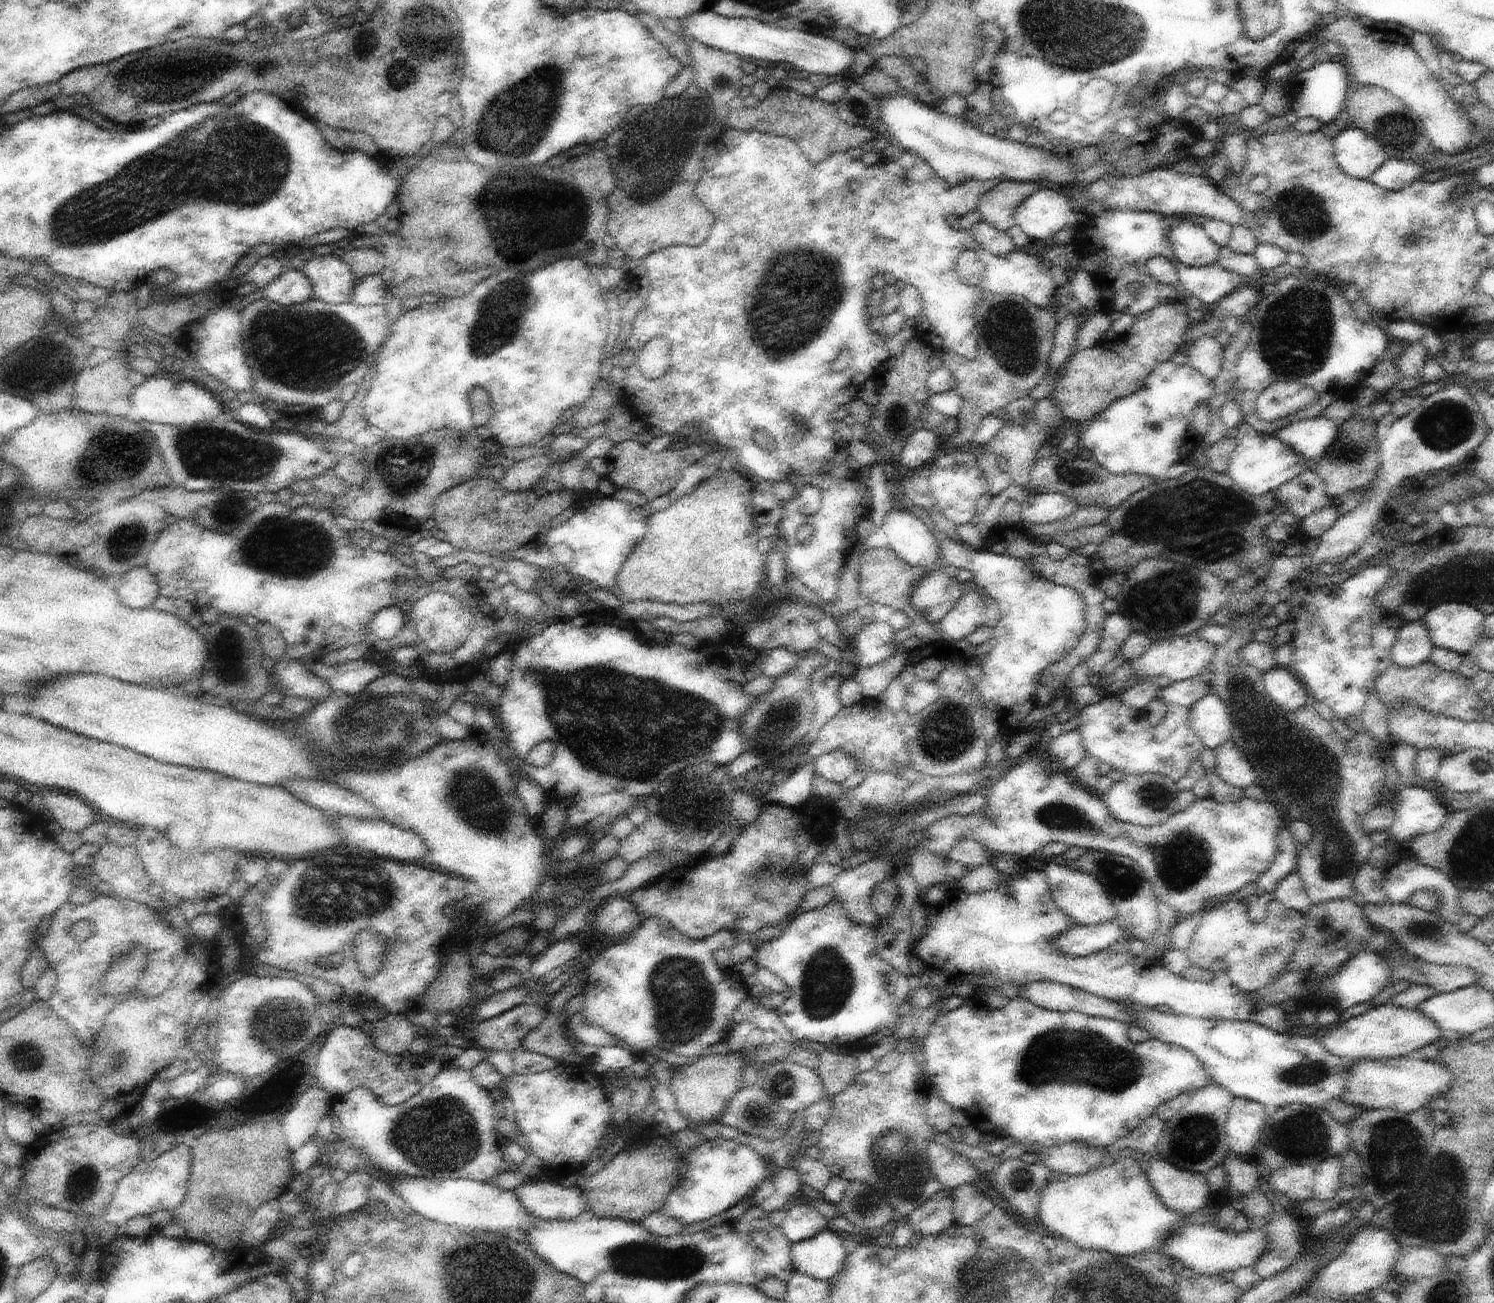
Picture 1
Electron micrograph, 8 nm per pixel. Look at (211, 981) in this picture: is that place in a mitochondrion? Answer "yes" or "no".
no

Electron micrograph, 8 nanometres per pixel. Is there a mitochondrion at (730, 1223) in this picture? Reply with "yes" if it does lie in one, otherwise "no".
no

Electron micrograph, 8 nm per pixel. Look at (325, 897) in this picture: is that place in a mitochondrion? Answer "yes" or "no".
yes

